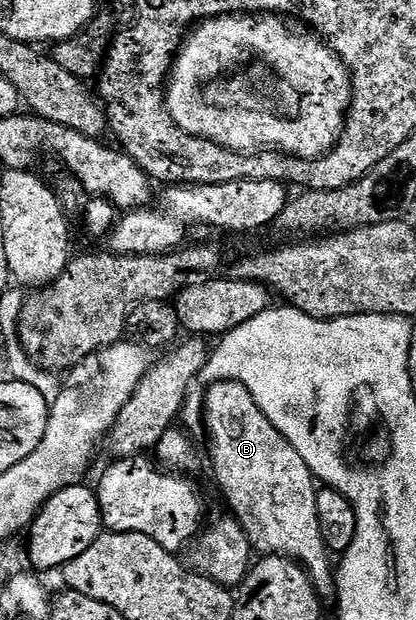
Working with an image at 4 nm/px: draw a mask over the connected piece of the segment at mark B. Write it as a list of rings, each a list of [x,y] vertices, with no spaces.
[[[216,382],[210,387],[207,403],[203,410],[207,413],[207,430],[211,433],[211,462],[215,465],[215,478],[231,505],[230,513],[241,523],[252,547],[260,555],[289,558],[306,570],[311,583],[320,595],[334,595],[337,590],[337,578],[333,573],[333,562],[329,557],[326,540],[323,538],[318,516],[317,479],[309,464],[301,460],[297,448],[273,428],[273,424],[261,412],[257,400],[240,382]]]

